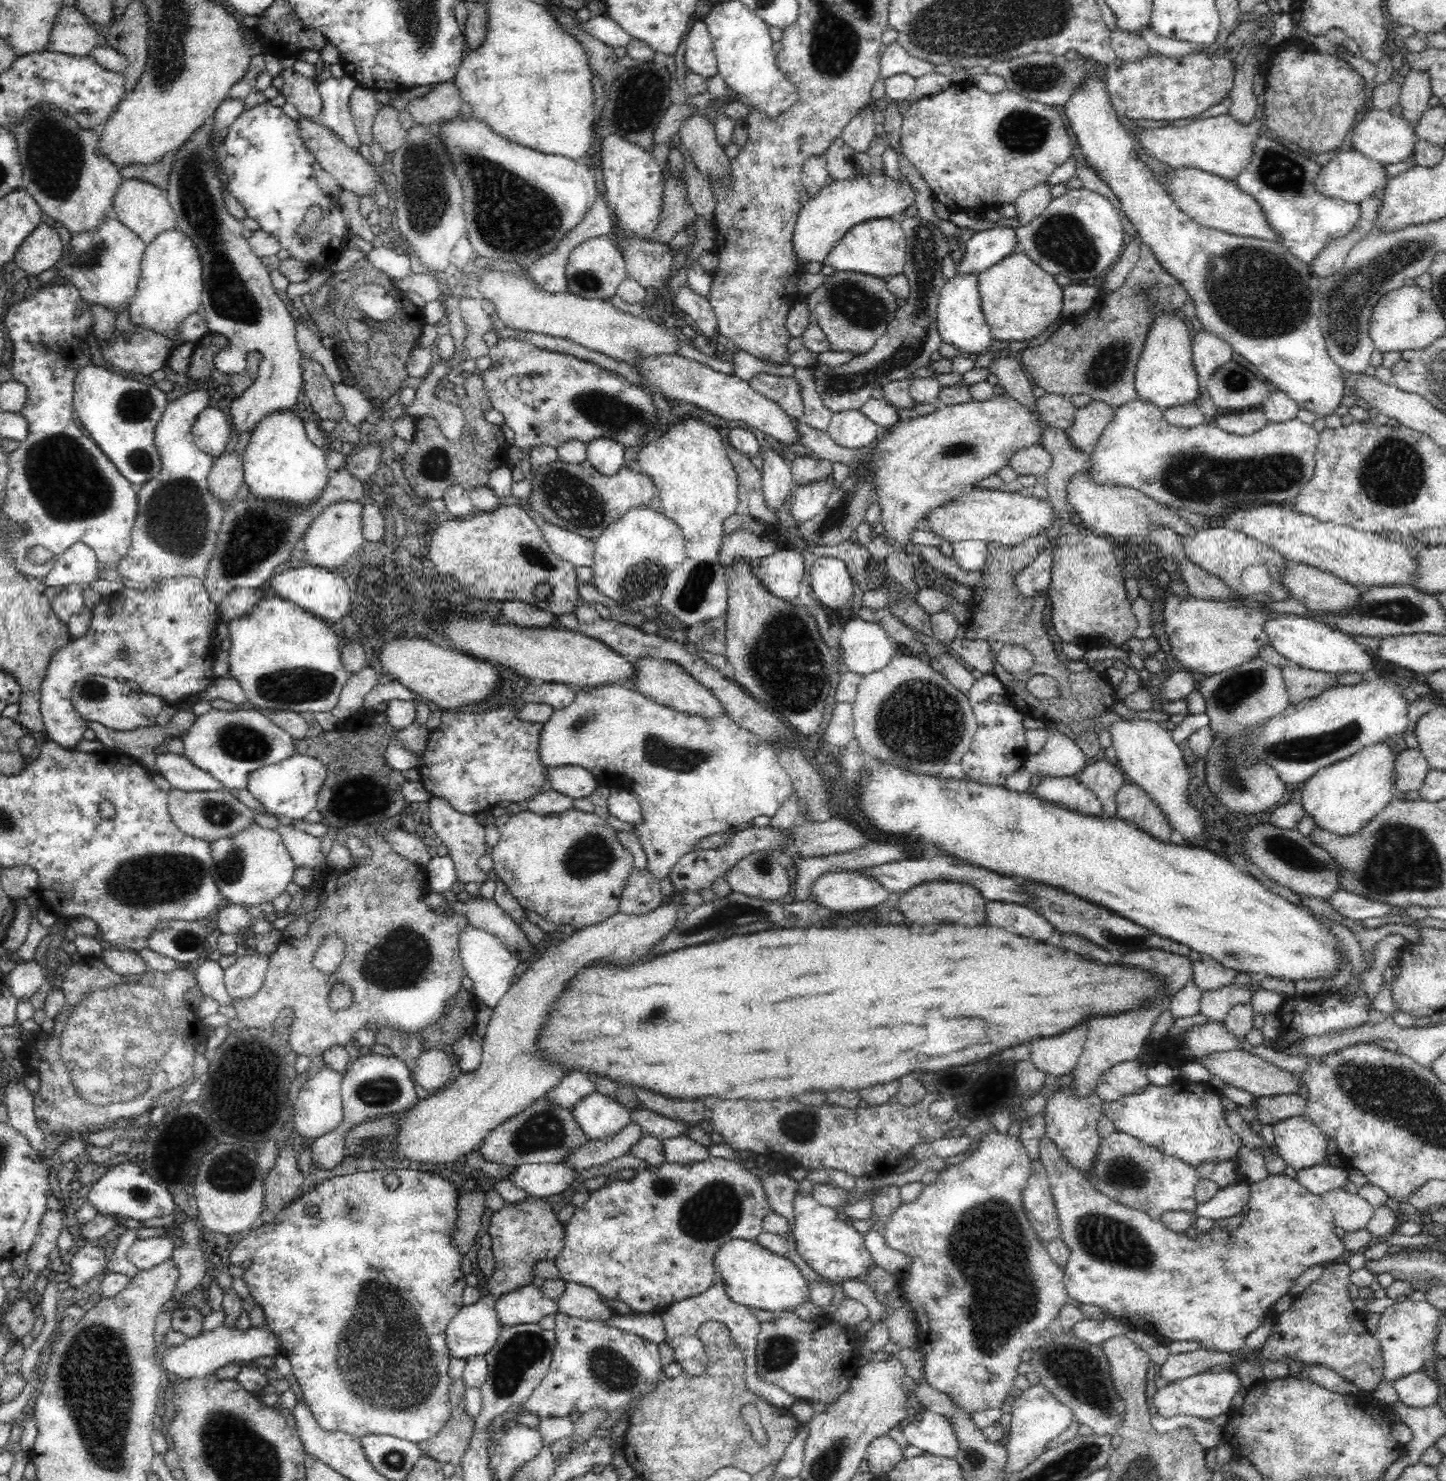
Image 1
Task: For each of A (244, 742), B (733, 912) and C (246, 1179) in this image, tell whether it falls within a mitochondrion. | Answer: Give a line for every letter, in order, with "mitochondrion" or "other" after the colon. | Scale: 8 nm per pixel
A: mitochondrion
B: mitochondrion
C: mitochondrion

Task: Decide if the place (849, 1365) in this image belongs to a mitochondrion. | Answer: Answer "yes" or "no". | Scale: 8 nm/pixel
no

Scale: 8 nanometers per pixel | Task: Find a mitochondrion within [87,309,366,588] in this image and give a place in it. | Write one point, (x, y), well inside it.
(177, 517)

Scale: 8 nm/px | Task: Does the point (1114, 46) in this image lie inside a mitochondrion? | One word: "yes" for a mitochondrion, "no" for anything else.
no

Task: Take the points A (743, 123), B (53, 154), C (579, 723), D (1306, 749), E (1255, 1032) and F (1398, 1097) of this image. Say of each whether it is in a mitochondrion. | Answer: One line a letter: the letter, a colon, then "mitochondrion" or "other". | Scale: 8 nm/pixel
A: other
B: mitochondrion
C: mitochondrion
D: mitochondrion
E: other
F: mitochondrion

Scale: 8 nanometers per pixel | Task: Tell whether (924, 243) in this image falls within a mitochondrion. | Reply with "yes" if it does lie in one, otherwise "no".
yes

